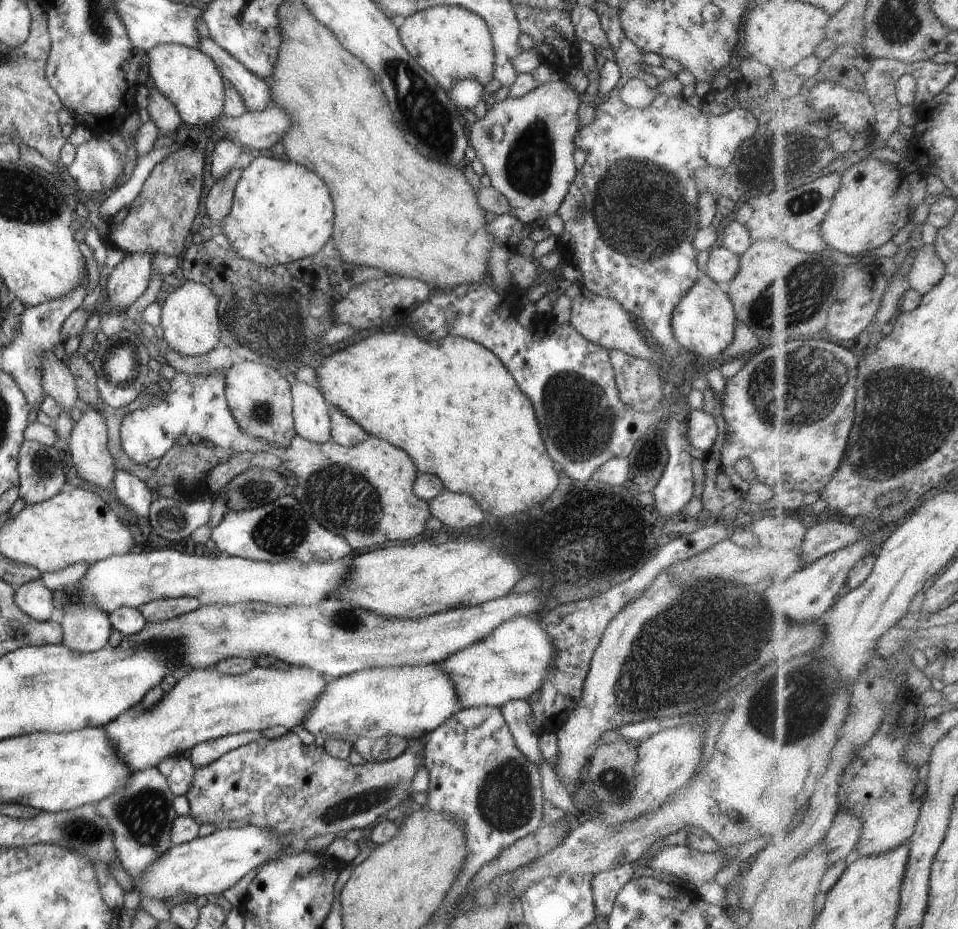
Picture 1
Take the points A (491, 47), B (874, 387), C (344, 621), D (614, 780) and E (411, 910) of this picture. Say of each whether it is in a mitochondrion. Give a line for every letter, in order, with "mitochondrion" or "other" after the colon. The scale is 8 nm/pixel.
A: other
B: mitochondrion
C: mitochondrion
D: mitochondrion
E: other

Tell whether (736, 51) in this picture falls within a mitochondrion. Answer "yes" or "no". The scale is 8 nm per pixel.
no

